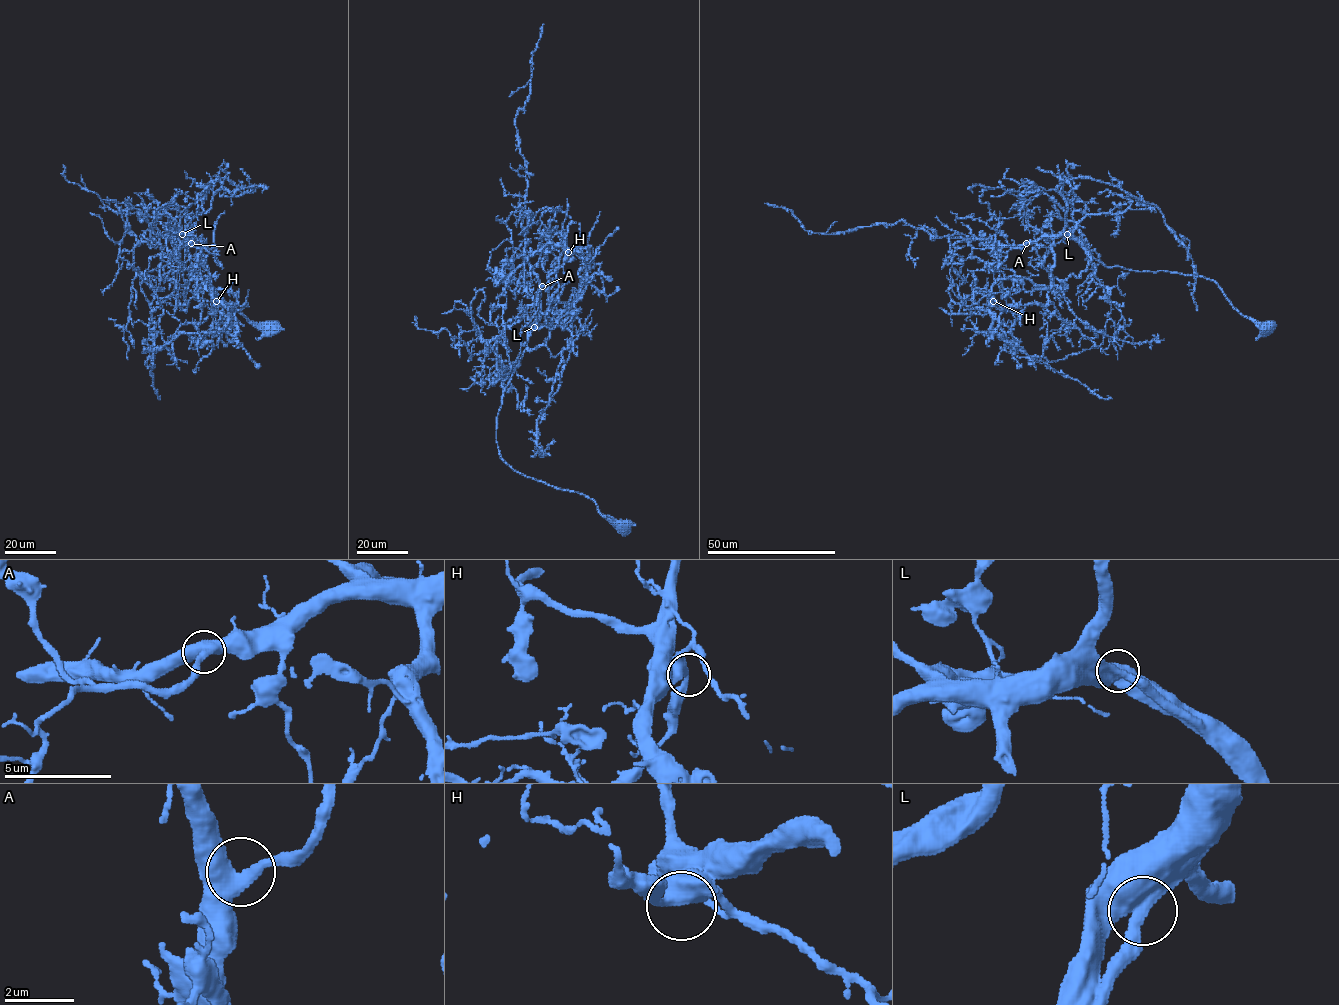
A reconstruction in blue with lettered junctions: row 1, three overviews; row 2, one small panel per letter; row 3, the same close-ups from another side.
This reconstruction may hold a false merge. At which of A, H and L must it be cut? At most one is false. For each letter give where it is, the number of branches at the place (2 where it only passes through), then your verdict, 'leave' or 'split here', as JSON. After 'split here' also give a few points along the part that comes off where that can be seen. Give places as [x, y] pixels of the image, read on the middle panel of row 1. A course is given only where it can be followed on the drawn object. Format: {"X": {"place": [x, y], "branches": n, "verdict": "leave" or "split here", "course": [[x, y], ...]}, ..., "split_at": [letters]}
{"A": {"place": [542, 286], "branches": 2, "verdict": "leave"}, "H": {"place": [568, 252], "branches": 2, "verdict": "leave"}, "L": {"place": [534, 327], "branches": 2, "verdict": "leave"}, "split_at": []}

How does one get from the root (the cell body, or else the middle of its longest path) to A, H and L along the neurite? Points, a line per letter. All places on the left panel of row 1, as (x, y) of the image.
A: (269, 327), (254, 325), (233, 309), (145, 273), (171, 260), (182, 234), (191, 243)
H: (269, 327), (145, 271), (163, 267), (174, 254), (199, 276), (193, 287), (206, 276), (216, 301)
L: (269, 327), (254, 325), (233, 309), (204, 300), (177, 284), (145, 273), (163, 267), (171, 260), (182, 234)

